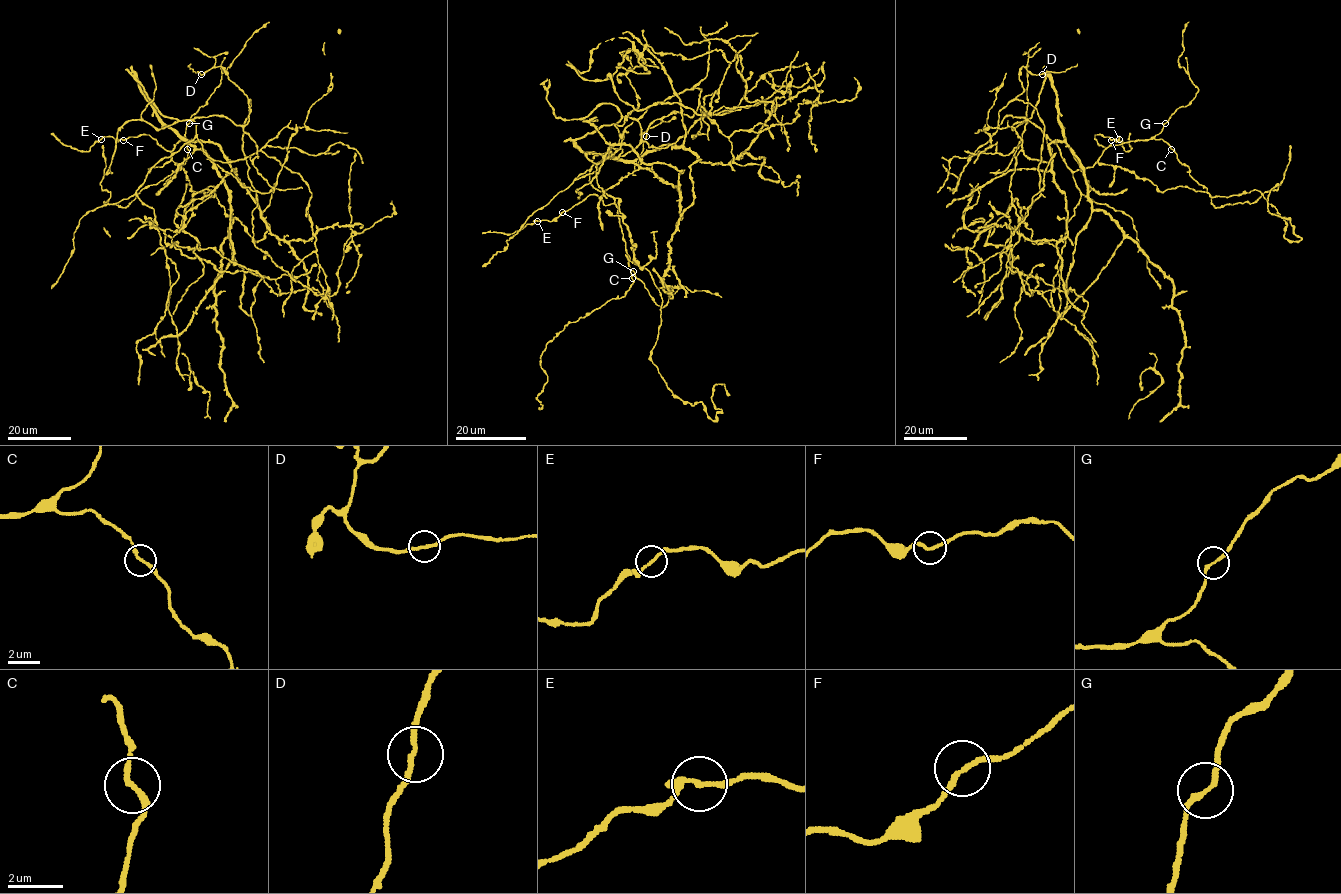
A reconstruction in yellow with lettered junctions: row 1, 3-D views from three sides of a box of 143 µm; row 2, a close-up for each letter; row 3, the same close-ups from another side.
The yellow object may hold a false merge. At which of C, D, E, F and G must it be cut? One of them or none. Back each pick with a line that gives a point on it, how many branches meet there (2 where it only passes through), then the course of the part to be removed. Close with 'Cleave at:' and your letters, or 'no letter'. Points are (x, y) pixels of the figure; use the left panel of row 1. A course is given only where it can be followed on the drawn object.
Cleave at: no letter

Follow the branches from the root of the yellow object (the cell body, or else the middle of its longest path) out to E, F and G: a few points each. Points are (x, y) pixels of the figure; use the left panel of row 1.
E: (212, 159), (195, 137), (149, 171), (171, 159), (171, 153), (148, 134), (101, 139)
F: (212, 159), (195, 137), (149, 171), (167, 163), (171, 153), (148, 134), (124, 140)
G: (212, 159), (195, 137), (148, 170), (162, 167), (171, 159), (171, 152), (183, 139), (188, 123)

